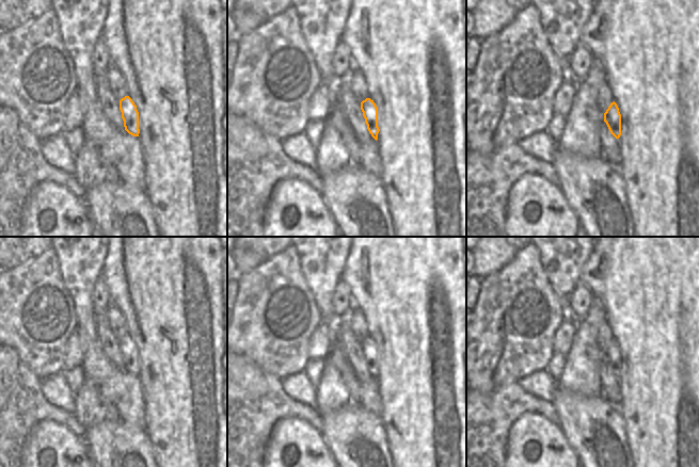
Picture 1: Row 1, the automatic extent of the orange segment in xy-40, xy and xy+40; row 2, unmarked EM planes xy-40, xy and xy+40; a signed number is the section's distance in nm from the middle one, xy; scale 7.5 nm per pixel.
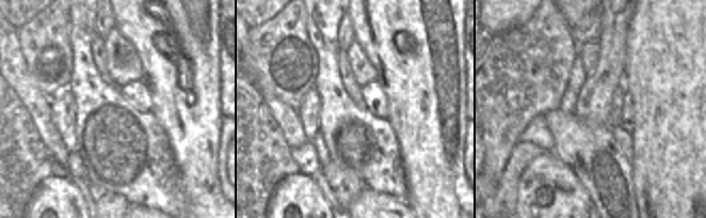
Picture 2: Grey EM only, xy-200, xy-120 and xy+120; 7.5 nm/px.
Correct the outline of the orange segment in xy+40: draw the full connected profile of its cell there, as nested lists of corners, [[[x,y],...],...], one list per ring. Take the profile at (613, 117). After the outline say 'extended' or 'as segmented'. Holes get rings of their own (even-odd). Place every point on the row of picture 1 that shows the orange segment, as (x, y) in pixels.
[[[615,101],[610,103],[604,113],[604,122],[606,123],[610,133],[616,139],[619,139],[621,135],[621,114]]]; as segmented

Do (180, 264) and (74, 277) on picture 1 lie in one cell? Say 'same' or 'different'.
different

